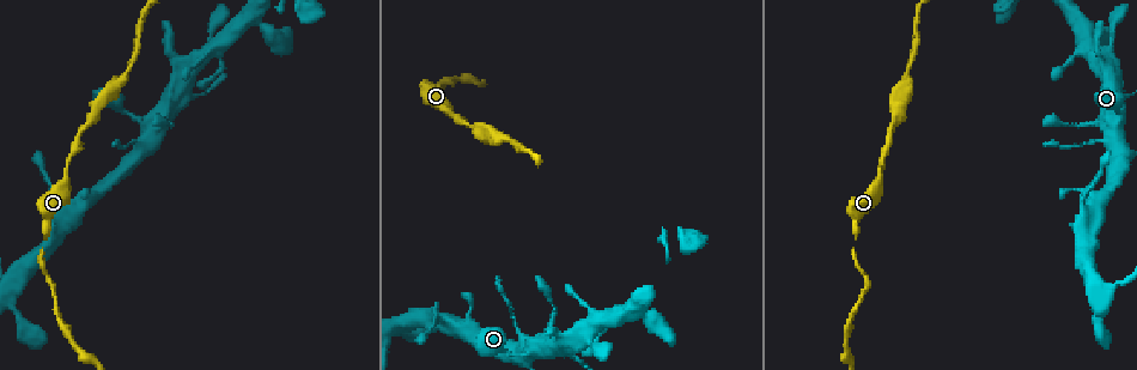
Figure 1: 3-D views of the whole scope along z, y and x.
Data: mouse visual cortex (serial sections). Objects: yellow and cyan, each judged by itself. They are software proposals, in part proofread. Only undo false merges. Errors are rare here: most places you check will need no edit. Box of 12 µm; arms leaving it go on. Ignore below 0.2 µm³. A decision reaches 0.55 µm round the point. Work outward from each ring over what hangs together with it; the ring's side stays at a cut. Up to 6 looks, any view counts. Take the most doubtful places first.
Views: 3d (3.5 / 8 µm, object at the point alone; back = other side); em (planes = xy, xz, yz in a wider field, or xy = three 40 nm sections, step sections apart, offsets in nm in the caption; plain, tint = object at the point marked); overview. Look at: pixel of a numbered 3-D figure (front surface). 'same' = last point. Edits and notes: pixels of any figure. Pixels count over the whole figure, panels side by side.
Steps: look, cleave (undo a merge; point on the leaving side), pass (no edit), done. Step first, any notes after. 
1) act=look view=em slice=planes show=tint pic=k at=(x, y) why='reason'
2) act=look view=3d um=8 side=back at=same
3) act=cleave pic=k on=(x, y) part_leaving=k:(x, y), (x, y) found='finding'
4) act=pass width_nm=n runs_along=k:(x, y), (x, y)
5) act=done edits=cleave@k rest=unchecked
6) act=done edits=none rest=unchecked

act=look view=3d um=8 pic=1 at=(509, 139) why='thick turns thin'

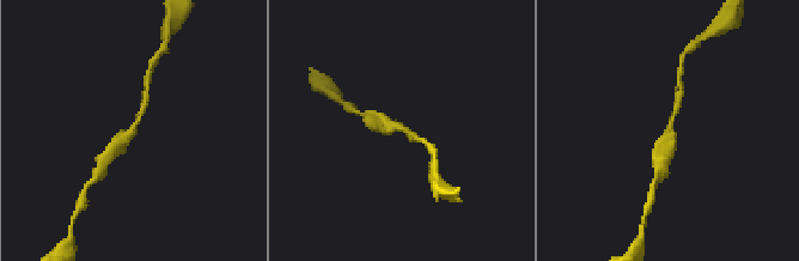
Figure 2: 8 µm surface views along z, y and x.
act=look view=em slice=xy step=5 show=tint pic=2 at=(131, 130) arm_widths_nm=200,400

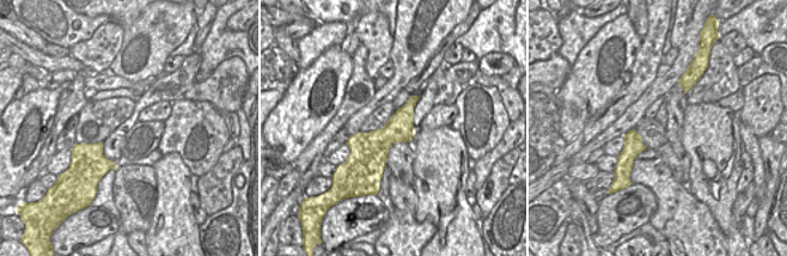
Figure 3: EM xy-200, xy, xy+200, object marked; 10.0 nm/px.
act=pass runs_along=2:(109, 156), (136, 123), (146, 101) found='one cell here'

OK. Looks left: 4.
act=look view=3d um=3.5 pic=1 at=(43, 238) why='a narrow waist'

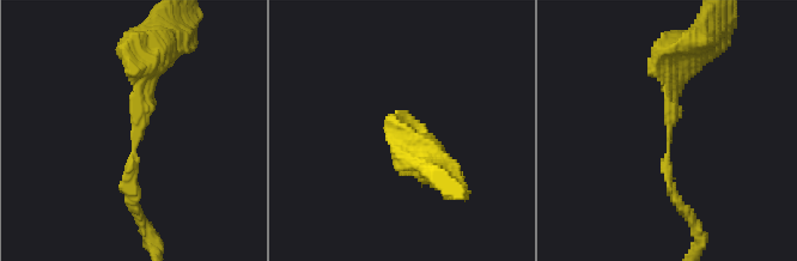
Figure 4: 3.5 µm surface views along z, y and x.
act=look view=em slice=xy step=5 show=plain pic=4 at=(134, 136) why='shape alone is not enough'

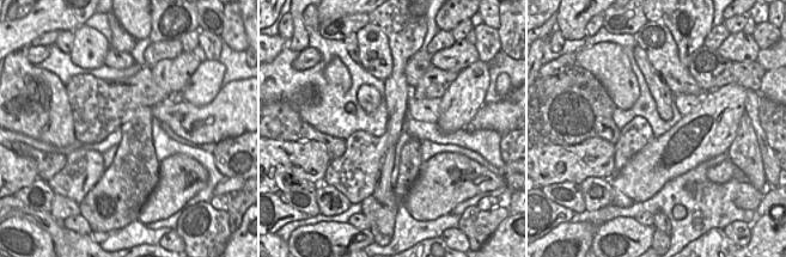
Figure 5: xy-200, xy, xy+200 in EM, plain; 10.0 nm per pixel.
act=look view=em slice=xy step=5 show=tint at=same why='where the object lies'

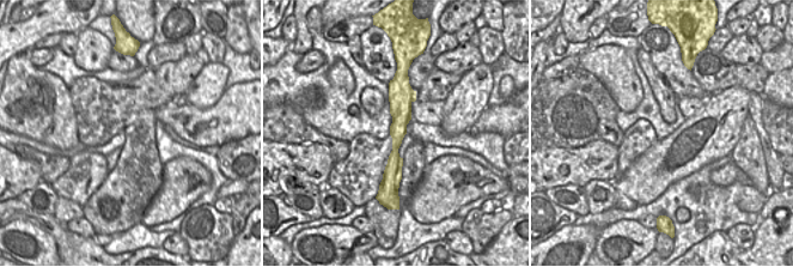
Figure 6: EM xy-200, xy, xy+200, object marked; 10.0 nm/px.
act=pass arm_widths_nm=150,200 runs_along=6:(403, 82), (395, 164), (389, 184) found='one cell here'

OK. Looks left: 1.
act=done edits=none rest=unchecked

